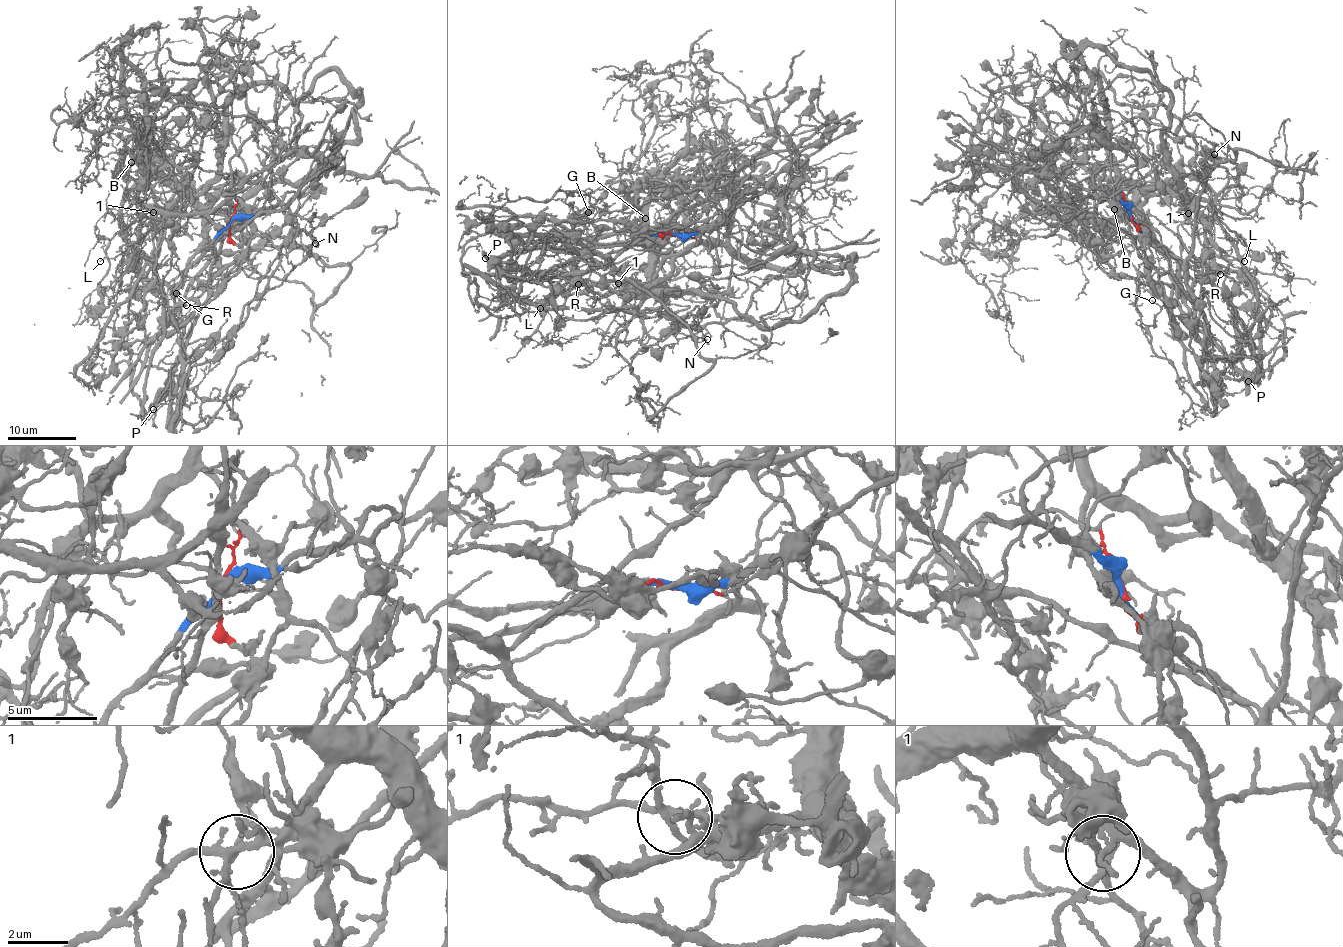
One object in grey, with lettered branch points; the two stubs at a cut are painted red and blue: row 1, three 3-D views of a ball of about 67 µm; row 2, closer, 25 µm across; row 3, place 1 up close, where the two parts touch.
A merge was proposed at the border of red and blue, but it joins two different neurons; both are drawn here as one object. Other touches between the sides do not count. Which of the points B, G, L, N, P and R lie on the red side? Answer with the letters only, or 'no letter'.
B, G, L

